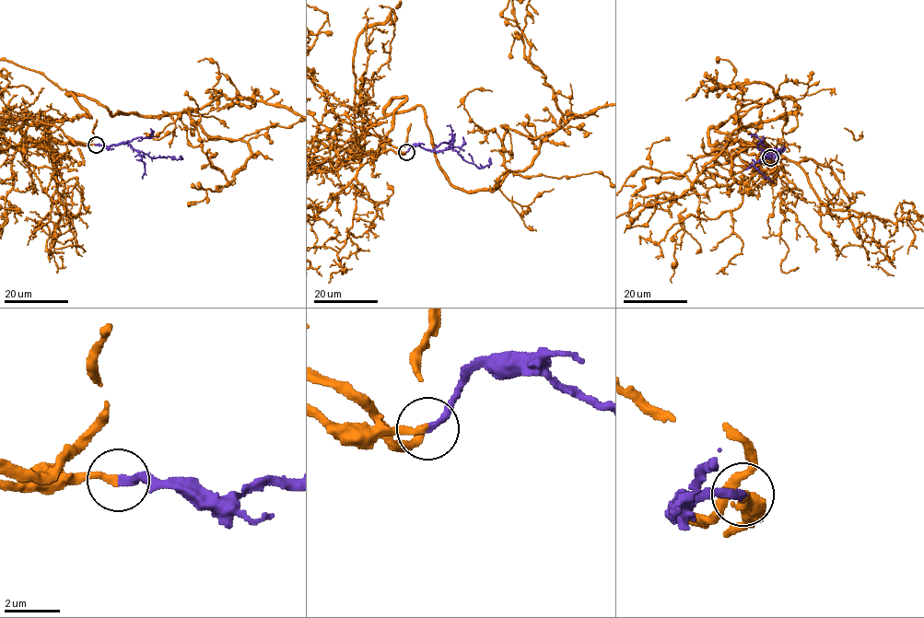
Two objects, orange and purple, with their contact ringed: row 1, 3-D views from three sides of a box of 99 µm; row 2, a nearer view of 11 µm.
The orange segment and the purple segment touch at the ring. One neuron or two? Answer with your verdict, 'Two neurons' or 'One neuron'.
One neuron

